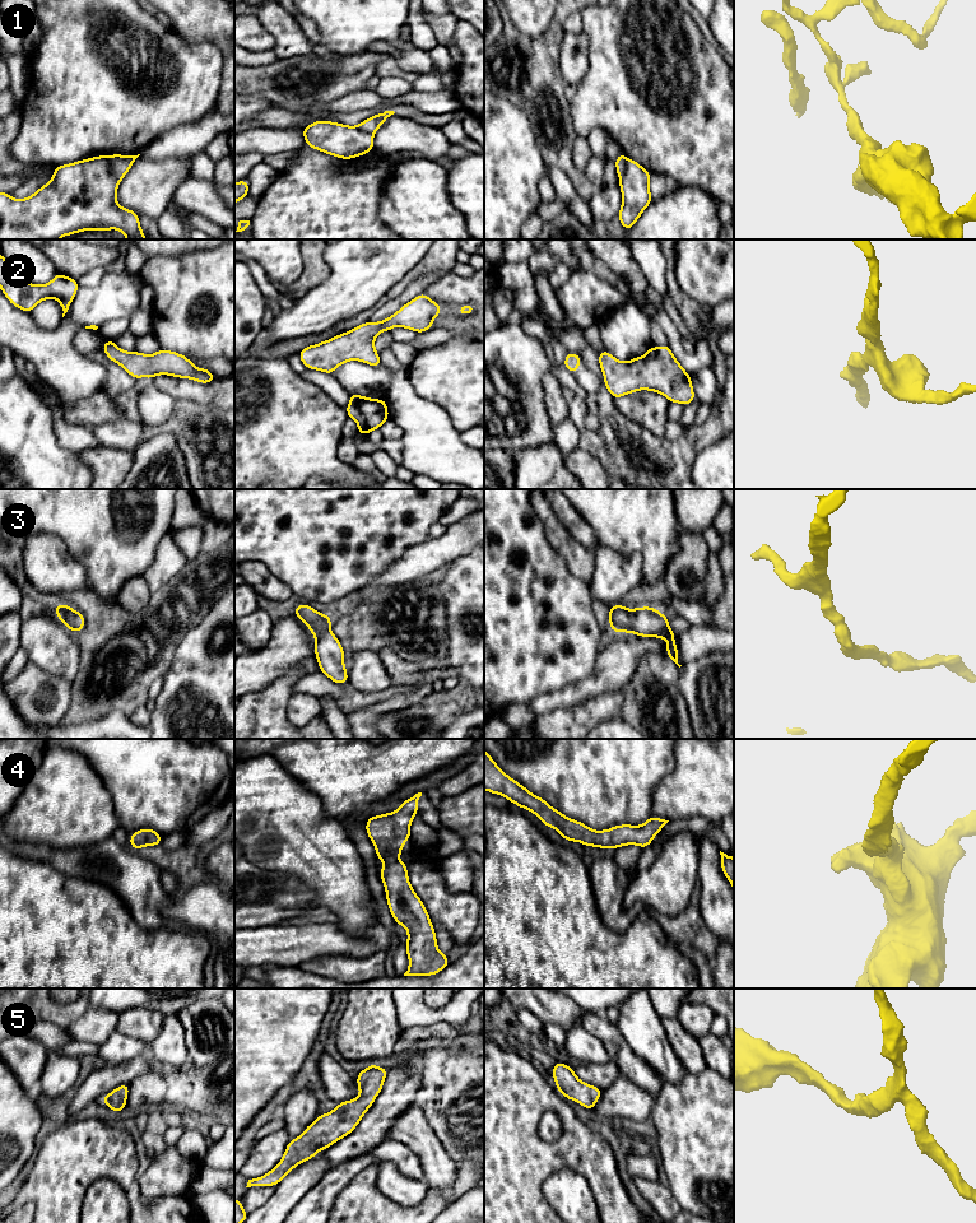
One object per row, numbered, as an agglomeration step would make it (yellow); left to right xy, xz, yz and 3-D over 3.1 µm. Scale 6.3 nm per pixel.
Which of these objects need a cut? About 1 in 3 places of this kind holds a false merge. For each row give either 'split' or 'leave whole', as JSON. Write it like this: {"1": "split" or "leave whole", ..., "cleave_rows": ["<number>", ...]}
{"1": "split", "2": "leave whole", "3": "leave whole", "4": "leave whole", "5": "leave whole", "cleave_rows": ["1"]}

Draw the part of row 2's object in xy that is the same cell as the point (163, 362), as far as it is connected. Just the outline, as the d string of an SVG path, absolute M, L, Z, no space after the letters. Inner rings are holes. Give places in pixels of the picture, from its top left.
M111 339L103 344L102 350L110 361L125 368L135 380L140 377L153 380L158 375L190 378L200 383L209 383L217 380L217 376L209 372L209 368L197 368L187 357L172 350L159 349L150 355L140 352L125 352Z

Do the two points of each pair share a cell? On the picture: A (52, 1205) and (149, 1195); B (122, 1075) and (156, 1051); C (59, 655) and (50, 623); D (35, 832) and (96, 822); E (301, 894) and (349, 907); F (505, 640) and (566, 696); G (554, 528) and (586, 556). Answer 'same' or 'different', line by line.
A: different
B: different
C: same
D: same
E: different
F: different
G: same

